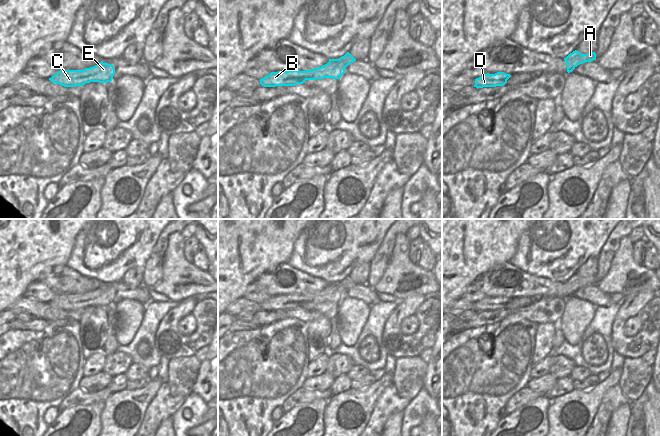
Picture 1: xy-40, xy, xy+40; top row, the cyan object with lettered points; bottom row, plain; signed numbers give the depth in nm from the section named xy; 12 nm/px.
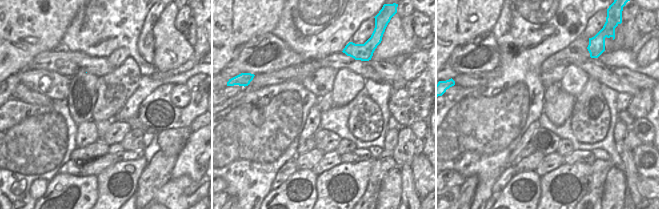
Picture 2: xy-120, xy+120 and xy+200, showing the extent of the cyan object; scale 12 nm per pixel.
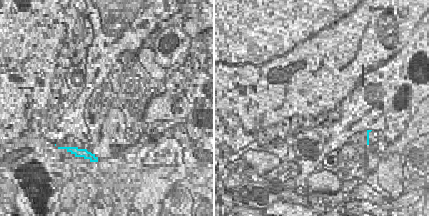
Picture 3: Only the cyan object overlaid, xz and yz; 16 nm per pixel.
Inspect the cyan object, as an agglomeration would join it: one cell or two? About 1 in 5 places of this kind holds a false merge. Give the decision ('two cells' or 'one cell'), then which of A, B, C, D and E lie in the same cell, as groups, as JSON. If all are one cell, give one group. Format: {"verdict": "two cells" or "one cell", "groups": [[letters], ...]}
{"verdict": "one cell", "groups": [["A", "B", "C", "D", "E"]]}

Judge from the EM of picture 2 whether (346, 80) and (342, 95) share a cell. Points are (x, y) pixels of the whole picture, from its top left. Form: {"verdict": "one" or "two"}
{"verdict": "one"}

